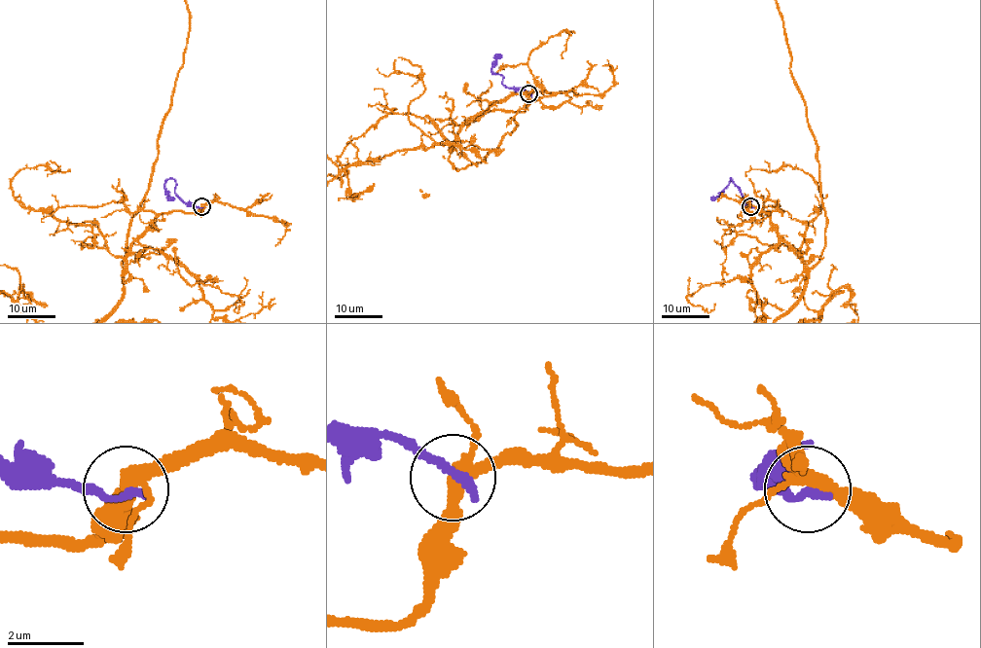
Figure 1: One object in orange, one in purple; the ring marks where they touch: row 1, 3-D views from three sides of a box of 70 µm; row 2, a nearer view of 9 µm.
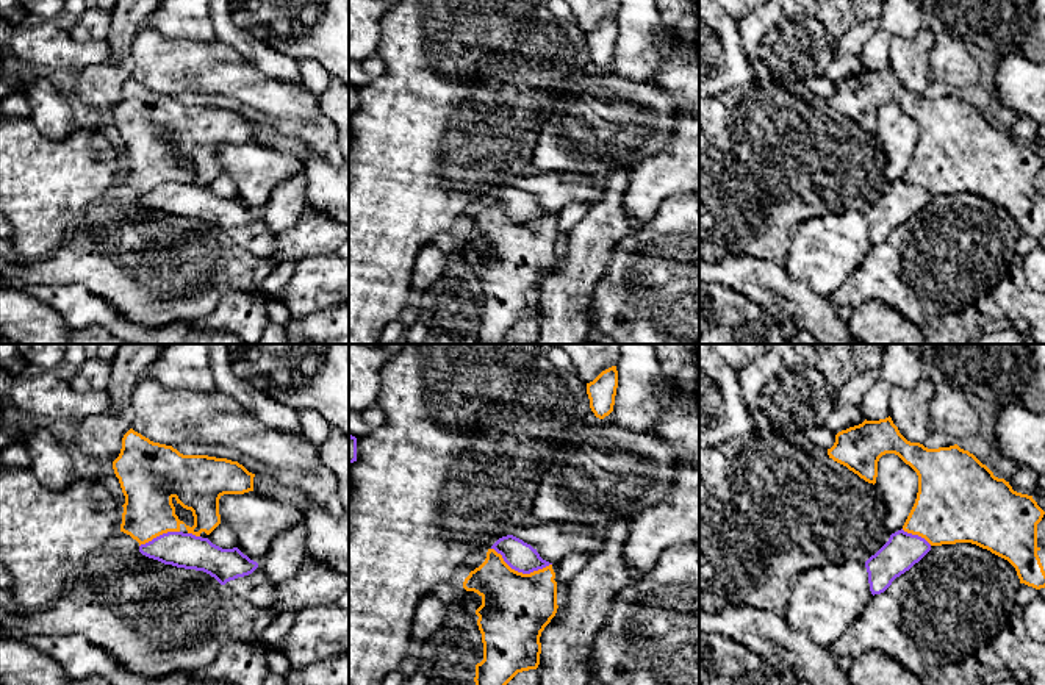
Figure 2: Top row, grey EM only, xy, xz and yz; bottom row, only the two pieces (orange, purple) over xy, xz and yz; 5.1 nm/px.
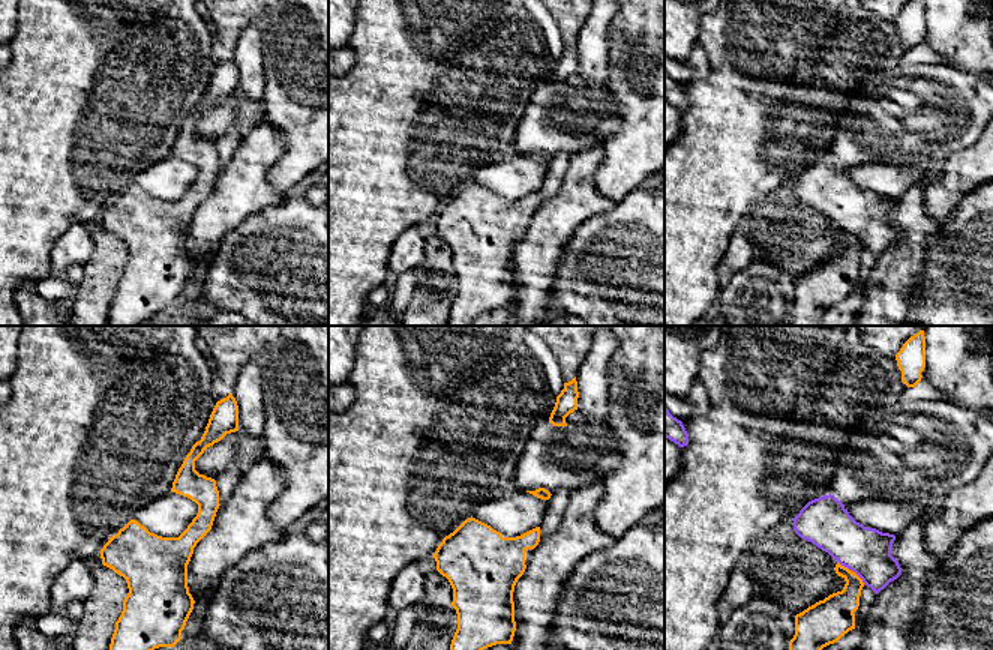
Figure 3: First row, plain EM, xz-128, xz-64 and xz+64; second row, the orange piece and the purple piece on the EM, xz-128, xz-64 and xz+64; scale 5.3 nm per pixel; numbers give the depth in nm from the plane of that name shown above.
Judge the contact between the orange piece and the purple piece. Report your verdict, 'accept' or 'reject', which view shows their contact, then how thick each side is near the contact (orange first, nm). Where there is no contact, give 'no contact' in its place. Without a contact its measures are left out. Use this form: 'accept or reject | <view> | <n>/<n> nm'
reject | xz | 360/150 nm

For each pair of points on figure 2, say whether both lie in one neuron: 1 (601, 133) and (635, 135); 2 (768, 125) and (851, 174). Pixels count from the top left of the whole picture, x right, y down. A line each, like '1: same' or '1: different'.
1: same
2: same

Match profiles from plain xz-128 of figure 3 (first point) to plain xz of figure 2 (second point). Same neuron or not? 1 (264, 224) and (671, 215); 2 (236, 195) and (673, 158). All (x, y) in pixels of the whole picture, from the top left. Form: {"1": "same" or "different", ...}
{"1": "same", "2": "different"}

